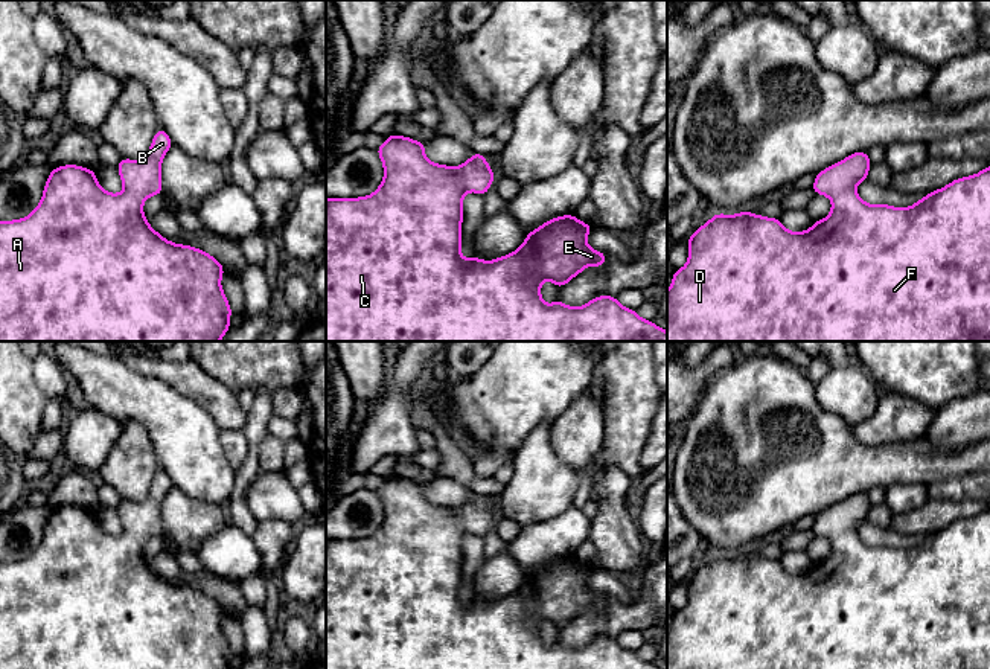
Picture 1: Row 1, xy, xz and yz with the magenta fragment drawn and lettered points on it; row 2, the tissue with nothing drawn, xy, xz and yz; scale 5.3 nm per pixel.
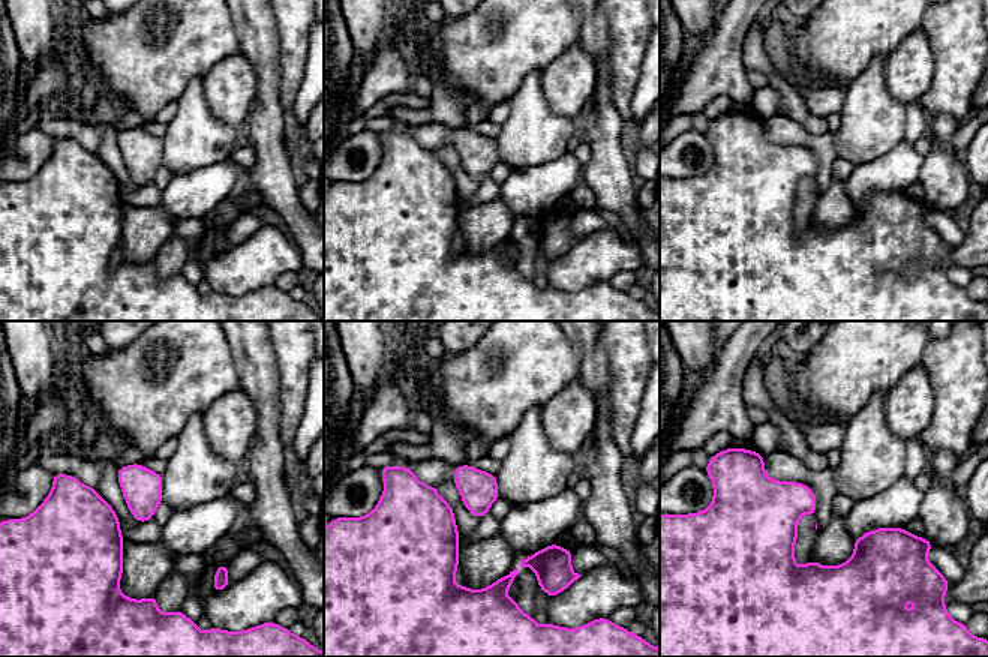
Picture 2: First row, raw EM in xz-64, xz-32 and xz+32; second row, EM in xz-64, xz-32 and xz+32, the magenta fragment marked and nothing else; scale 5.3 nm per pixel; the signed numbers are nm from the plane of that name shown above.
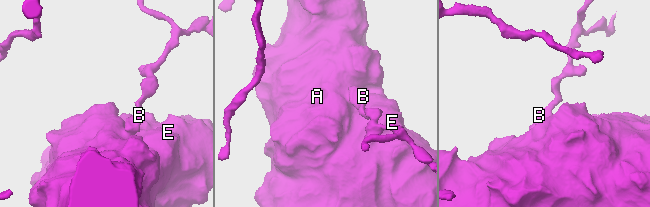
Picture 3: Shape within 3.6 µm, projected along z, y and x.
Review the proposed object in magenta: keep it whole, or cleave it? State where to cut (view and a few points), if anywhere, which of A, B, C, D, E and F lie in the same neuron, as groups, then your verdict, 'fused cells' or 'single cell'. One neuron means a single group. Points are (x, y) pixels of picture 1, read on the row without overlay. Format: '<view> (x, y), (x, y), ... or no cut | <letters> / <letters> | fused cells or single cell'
no cut | A B C D E F | single cell

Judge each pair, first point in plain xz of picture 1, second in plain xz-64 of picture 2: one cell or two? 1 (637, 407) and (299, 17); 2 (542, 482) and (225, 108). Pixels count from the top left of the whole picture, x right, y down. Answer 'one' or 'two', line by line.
1: one
2: two

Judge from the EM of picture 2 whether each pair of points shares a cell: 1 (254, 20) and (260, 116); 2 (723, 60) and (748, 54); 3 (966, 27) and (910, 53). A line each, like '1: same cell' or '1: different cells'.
1: same cell
2: different cells
3: different cells

